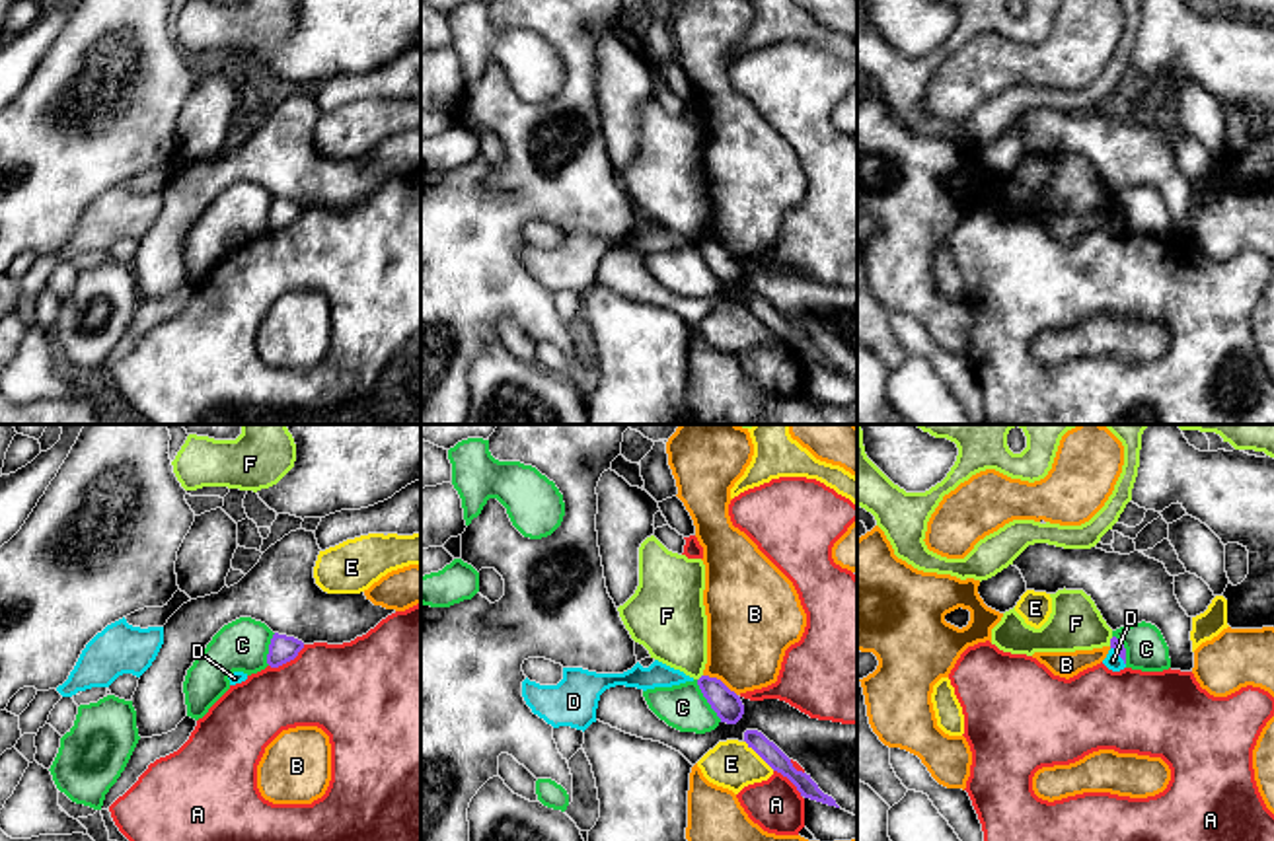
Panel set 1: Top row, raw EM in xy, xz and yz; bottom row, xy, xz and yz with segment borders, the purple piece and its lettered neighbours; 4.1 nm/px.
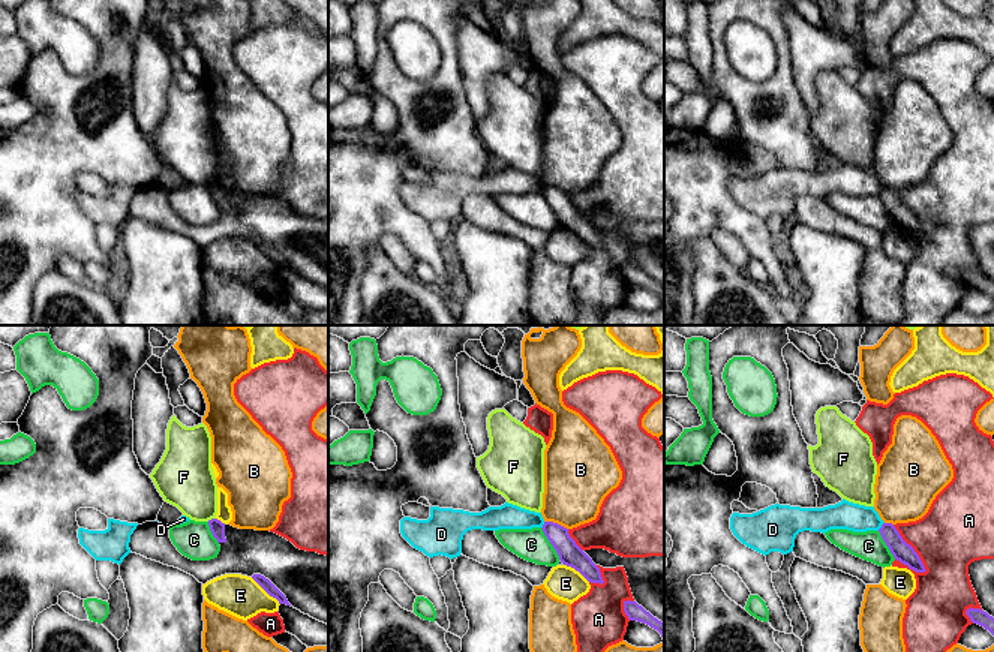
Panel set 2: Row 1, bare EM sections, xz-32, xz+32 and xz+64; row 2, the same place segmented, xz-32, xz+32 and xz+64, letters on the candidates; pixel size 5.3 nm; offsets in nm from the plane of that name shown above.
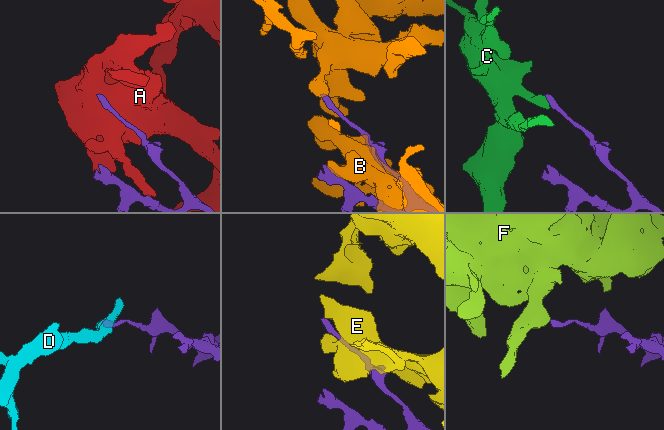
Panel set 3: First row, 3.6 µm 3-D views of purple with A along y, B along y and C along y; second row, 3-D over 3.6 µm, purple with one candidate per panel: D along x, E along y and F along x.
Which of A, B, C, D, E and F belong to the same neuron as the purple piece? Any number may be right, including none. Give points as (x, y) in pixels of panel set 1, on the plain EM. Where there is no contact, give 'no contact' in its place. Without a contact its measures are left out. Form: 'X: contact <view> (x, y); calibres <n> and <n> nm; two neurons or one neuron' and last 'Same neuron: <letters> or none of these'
A: contact xy (287, 224); calibres 120 and 360 nm; two neurons
B: contact xz (719, 244); calibres 120 and 360 nm; two neurons
C: contact xz (708, 265); calibres 120 and 190 nm; two neurons
D: contact yz (1119, 219); calibres 50 and 70 nm; two neurons
E: contact xz (760, 320); calibres 80 and 200 nm; two neurons
F: contact xz (700, 242); calibres 120 and 280 nm; two neurons
Same neuron: none of these

